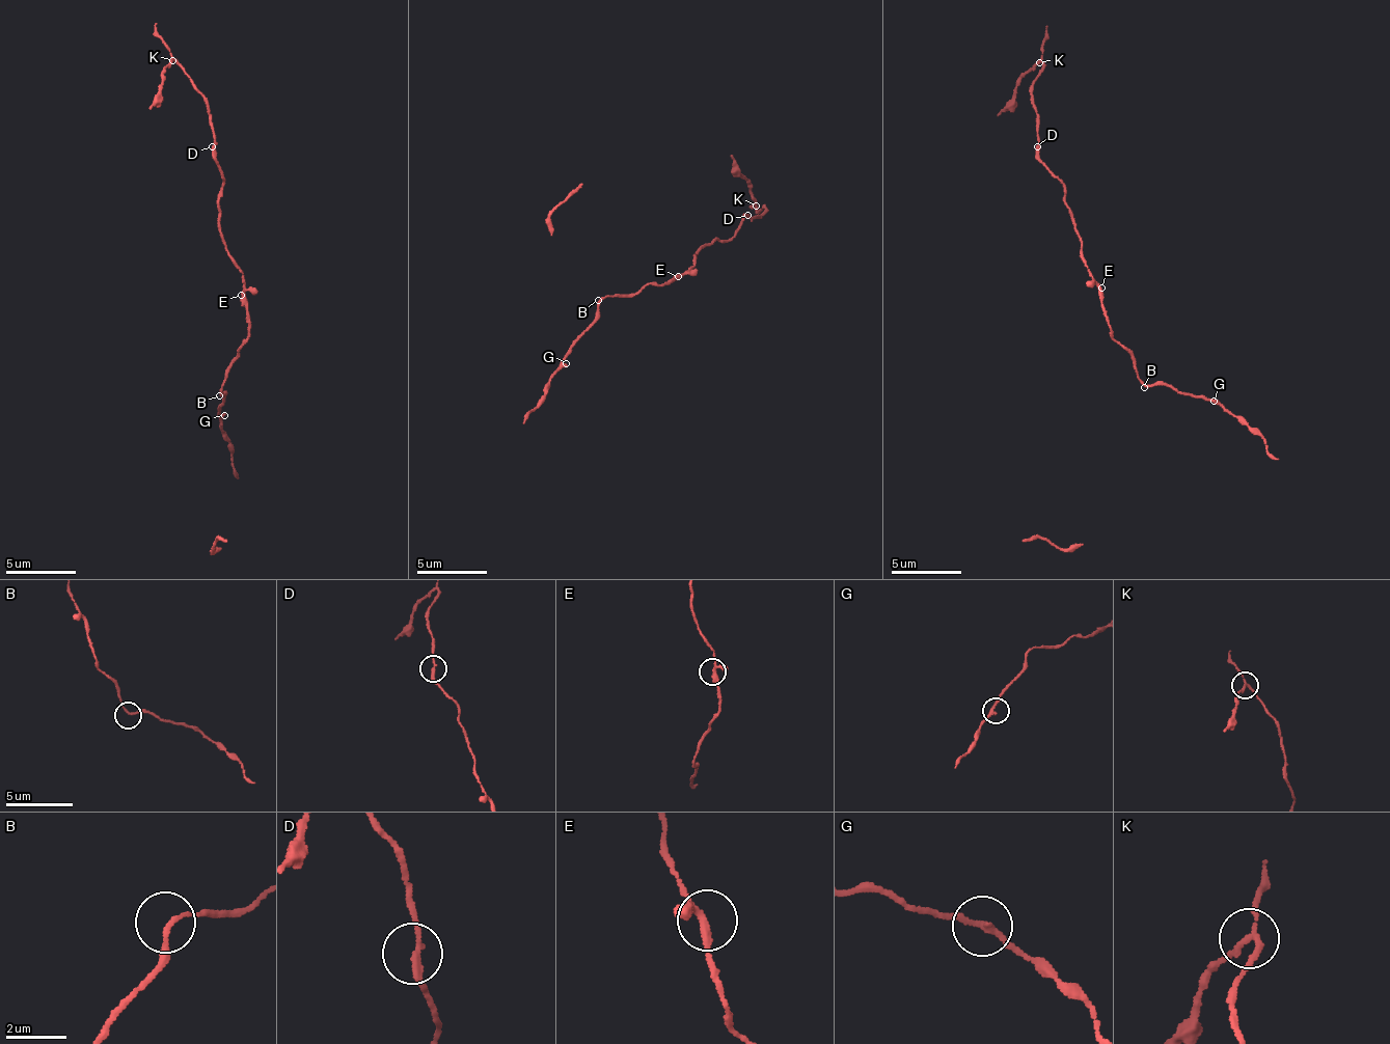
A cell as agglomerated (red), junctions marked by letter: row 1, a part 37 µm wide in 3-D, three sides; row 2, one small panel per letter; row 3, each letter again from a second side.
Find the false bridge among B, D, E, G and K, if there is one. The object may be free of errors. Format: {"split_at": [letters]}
{"split_at": ["K"]}

